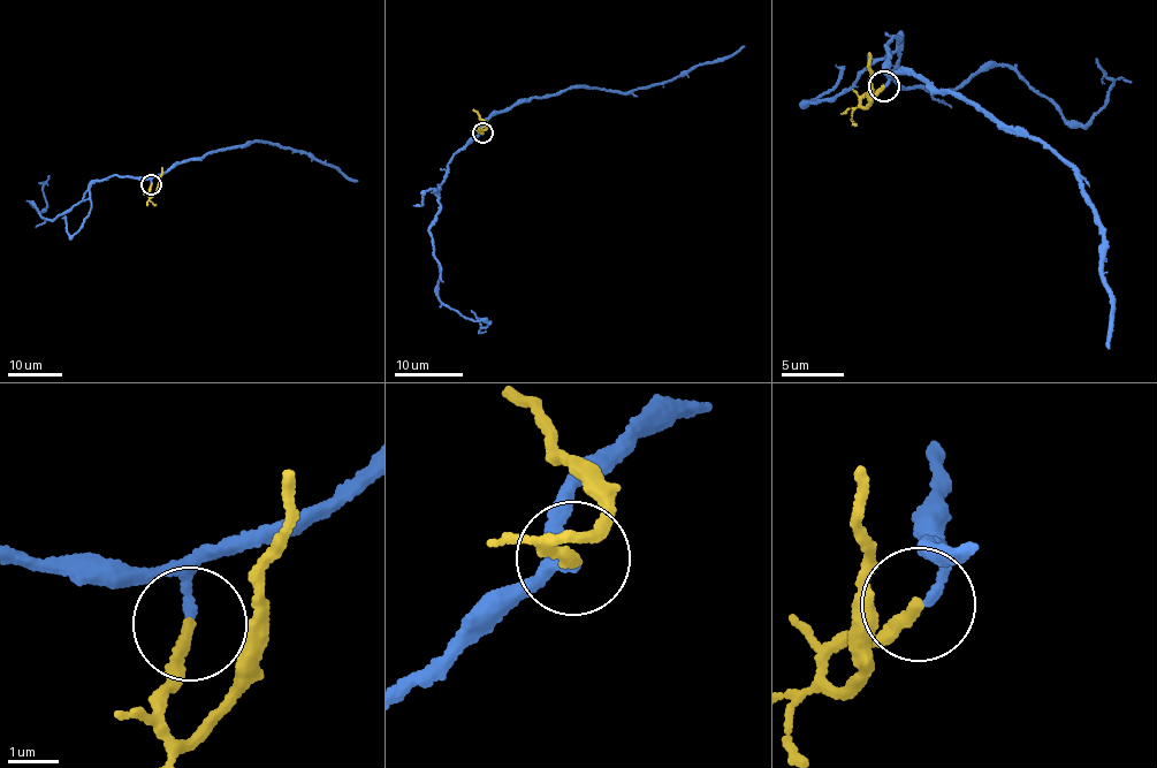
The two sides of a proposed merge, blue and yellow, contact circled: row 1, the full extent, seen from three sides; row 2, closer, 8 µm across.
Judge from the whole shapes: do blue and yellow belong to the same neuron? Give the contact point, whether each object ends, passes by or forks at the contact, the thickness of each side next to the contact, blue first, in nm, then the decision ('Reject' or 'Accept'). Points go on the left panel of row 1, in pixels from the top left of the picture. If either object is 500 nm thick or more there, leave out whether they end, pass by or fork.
Place: (151, 184). At the ring blue ends. At the ring yellow ends. Thickness 170 nm (blue) against 200 nm. Accept

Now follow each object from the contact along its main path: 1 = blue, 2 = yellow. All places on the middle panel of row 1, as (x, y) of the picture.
1: (482, 132), (456, 151), (447, 168), (431, 221), (439, 301), (466, 318), (488, 321), (486, 327), (472, 311)
2: (482, 132), (486, 123), (473, 111)

